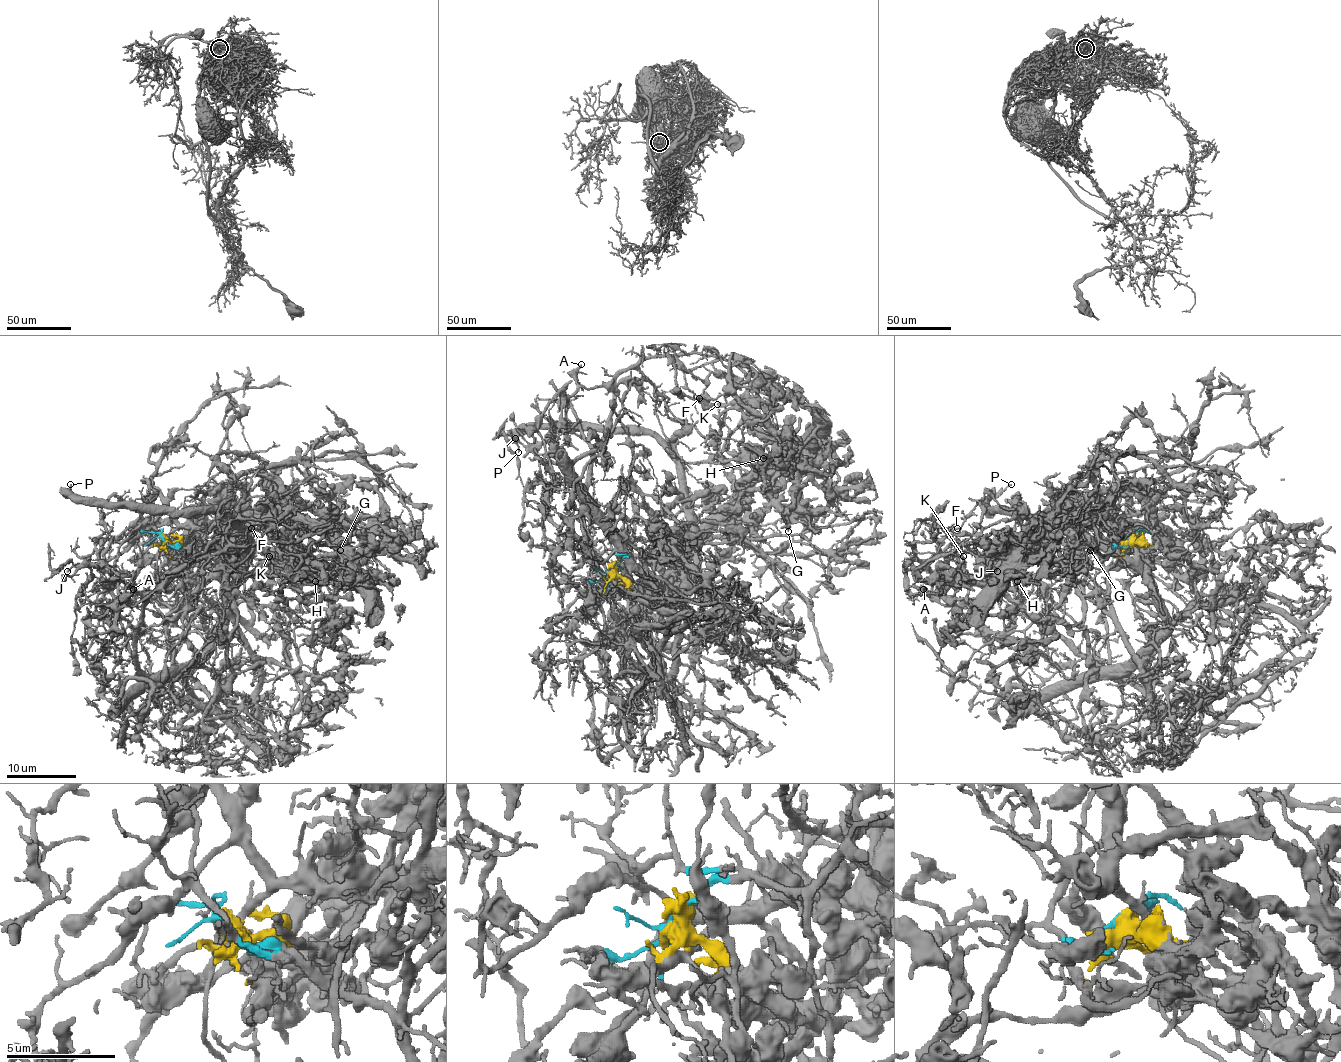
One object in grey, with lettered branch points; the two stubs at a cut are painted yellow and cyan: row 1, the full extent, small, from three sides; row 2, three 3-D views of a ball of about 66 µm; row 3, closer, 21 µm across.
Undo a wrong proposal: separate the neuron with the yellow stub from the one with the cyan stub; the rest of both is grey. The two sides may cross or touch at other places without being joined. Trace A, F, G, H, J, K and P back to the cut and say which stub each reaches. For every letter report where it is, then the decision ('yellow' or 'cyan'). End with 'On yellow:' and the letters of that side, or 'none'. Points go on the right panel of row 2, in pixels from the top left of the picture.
A: place (923, 589); cyan
F: place (957, 528); cyan
G: place (1090, 550); yellow
H: place (1017, 581); yellow
J: place (997, 571); cyan
K: place (963, 556); yellow
P: place (1011, 484); cyan
On yellow: G, H, K

